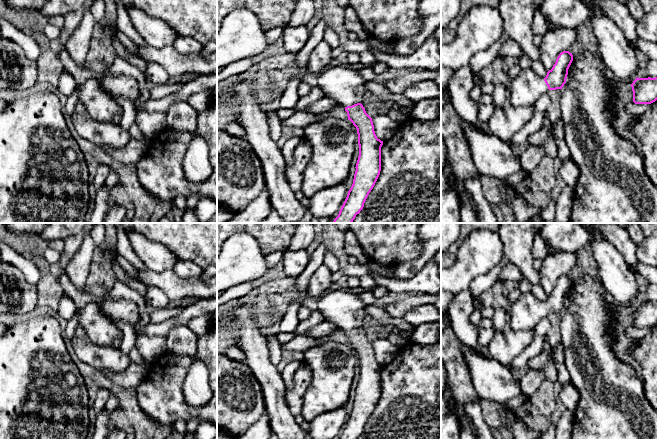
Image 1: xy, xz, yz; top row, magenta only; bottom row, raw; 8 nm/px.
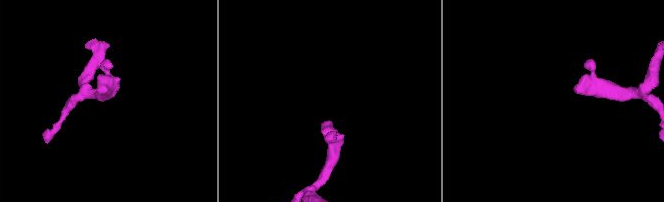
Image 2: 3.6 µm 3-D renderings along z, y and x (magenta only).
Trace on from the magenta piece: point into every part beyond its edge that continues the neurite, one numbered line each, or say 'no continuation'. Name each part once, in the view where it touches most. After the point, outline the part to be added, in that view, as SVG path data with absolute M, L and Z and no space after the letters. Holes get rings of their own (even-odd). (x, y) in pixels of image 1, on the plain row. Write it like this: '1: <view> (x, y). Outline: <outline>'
1: xz (346, 310). Outline: M344 290L326 291L317 300L317 309L326 321L347 331L361 327L366 316L366 304L357 294Z

